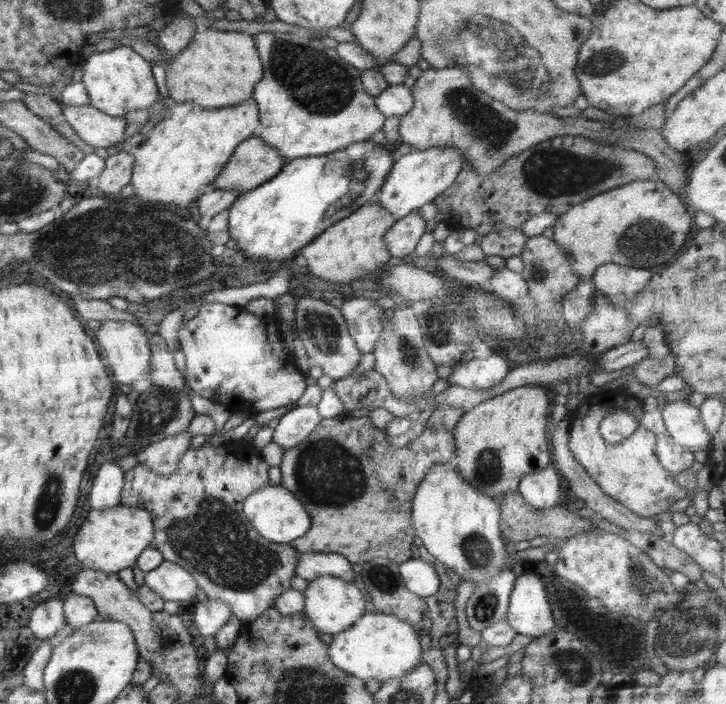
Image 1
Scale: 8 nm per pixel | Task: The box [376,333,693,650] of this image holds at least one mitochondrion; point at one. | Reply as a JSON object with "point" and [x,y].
{"point":[642,581]}

